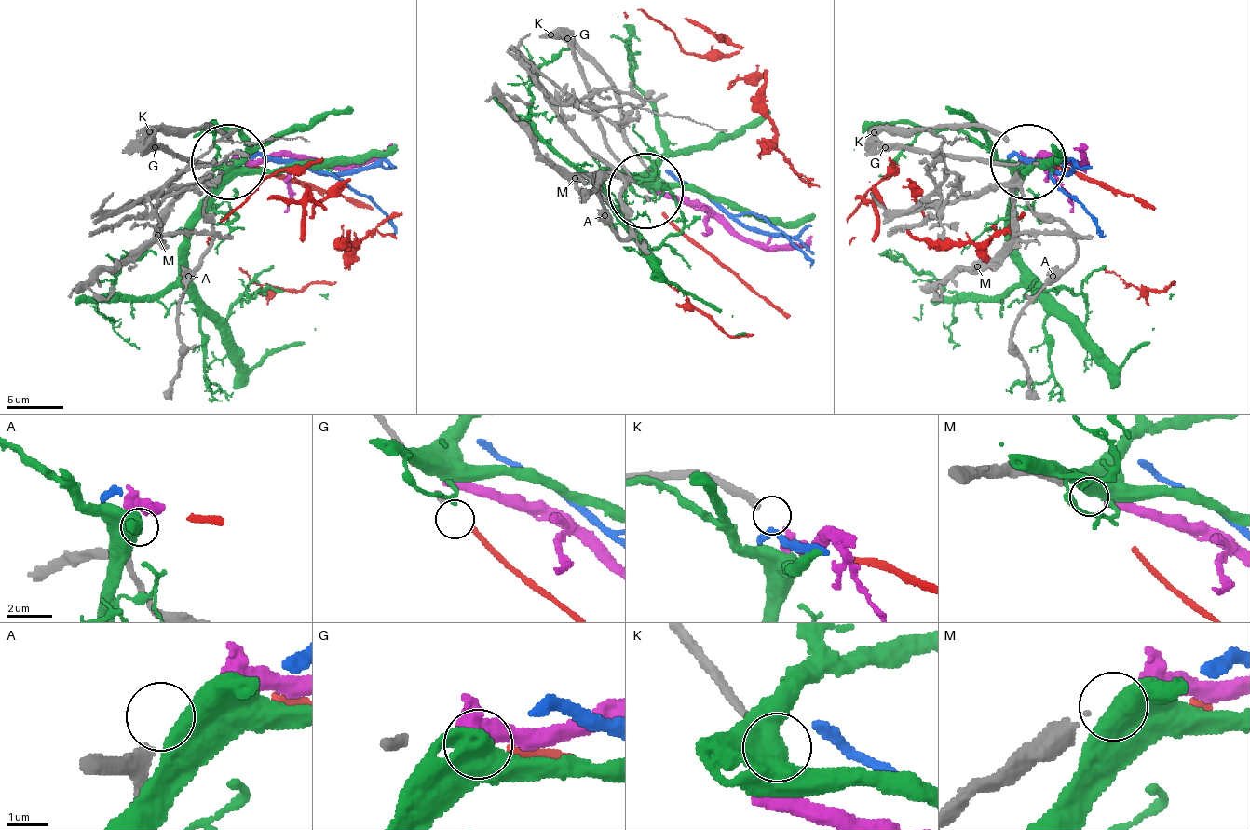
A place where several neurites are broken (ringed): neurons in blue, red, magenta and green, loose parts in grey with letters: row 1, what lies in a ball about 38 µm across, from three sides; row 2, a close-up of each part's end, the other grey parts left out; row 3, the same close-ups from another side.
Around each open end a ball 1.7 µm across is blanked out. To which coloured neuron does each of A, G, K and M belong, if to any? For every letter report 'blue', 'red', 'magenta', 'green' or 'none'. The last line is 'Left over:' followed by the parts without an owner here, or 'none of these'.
A: none
G: red
K: none
M: magenta
Left over: A, K

